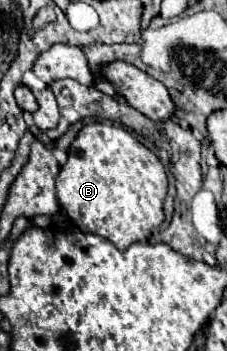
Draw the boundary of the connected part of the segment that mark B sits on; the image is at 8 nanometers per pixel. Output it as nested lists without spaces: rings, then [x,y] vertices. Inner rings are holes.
[[[109,122],[85,124],[69,146],[67,162],[61,166],[57,176],[57,198],[65,214],[85,232],[93,232],[109,238],[119,250],[129,248],[137,240],[147,240],[163,222],[163,198],[167,194],[167,174],[161,160],[145,148],[131,132],[123,126]]]

